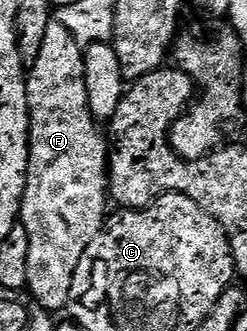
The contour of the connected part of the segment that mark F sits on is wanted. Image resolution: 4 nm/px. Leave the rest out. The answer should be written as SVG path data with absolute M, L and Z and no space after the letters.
M58 21L48 24L46 33L42 37L42 49L38 49L38 57L31 60L30 66L26 71L26 86L28 88L28 174L24 176L24 196L20 198L20 213L18 216L19 226L26 229L26 237L30 241L30 253L26 257L26 277L28 278L27 294L32 294L32 299L37 303L37 308L43 309L48 313L57 313L70 303L72 293L72 279L76 275L76 270L80 264L82 253L90 245L90 241L99 233L104 226L106 210L104 206L109 206L108 196L108 165L106 156L109 154L110 147L106 142L106 135L103 130L98 128L97 120L93 119L88 108L88 98L86 97L86 85L84 84L84 53L81 44L70 37L70 33L64 25Z

